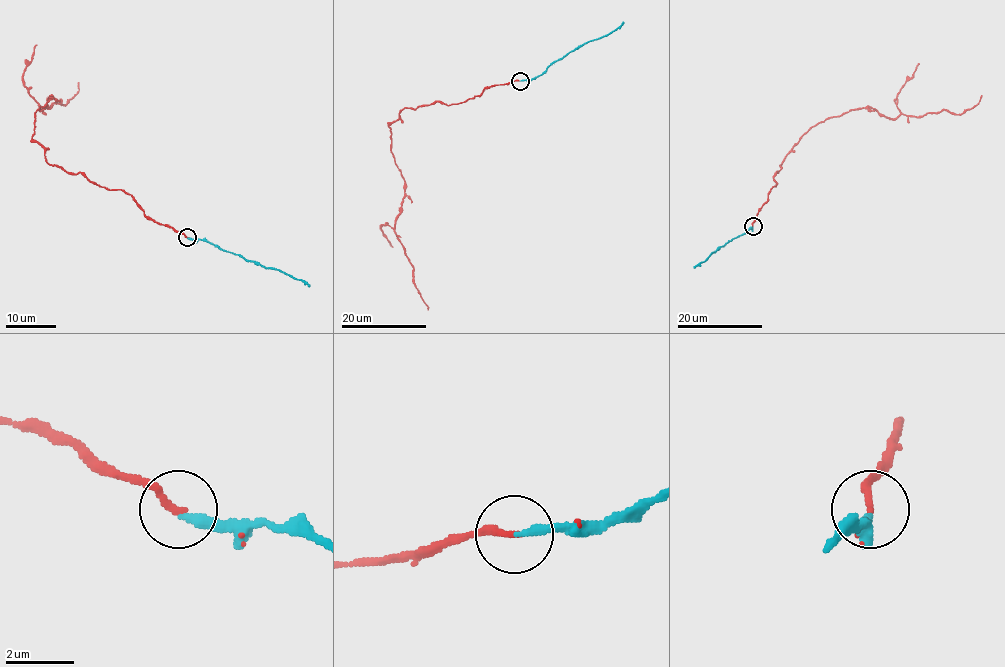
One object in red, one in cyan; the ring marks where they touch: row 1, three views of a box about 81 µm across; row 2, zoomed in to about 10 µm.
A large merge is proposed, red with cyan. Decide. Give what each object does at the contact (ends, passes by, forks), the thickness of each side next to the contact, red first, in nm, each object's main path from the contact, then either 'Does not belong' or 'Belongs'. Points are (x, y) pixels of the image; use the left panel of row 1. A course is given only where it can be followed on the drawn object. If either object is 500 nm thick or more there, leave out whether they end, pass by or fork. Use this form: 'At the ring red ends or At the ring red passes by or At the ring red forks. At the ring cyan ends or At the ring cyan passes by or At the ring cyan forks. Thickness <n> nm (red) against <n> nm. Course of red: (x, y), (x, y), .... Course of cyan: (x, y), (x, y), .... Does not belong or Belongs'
At the ring red ends. At the ring cyan ends. Thickness 200 nm (red) against 240 nm. Course of red: (187, 237), (121, 189), (51, 166), (32, 138), (34, 113), (51, 97), (39, 109), (64, 104), (78, 82). Course of cyan: (187, 238), (205, 239), (265, 268), (302, 279), (309, 287). Belongs

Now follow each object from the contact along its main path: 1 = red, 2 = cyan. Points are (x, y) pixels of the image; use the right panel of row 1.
1: (753, 226), (779, 166), (810, 129), (870, 107), (898, 118), (960, 114), (981, 95)
2: (753, 227), (729, 241), (694, 268)

